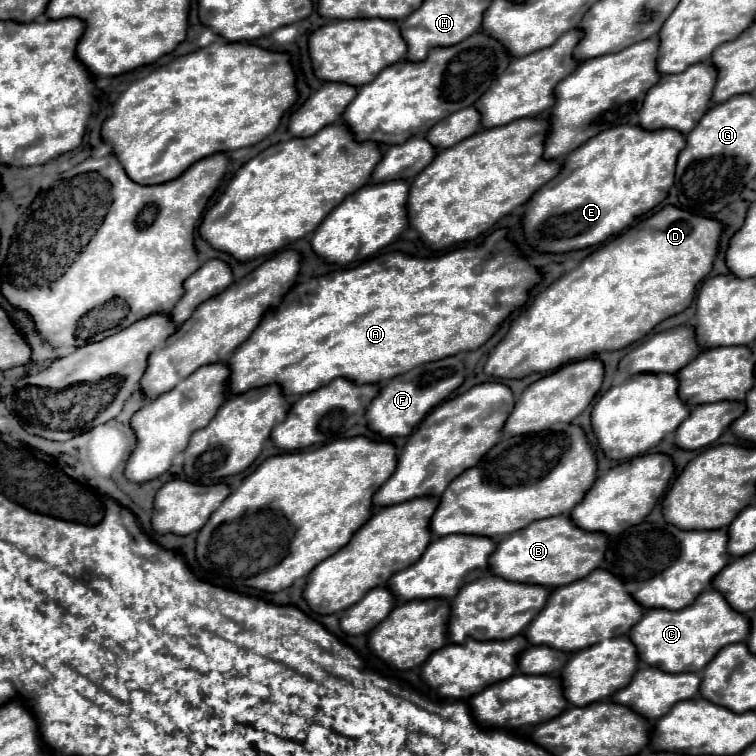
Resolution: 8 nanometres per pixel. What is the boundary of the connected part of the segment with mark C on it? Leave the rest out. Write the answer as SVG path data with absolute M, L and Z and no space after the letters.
M706 590L694 600L694 604L690 604L690 608L678 612L664 608L646 610L642 620L630 628L628 638L638 648L638 658L648 666L662 672L700 672L720 648L744 642L746 632L750 632L748 618L734 612L718 590Z

